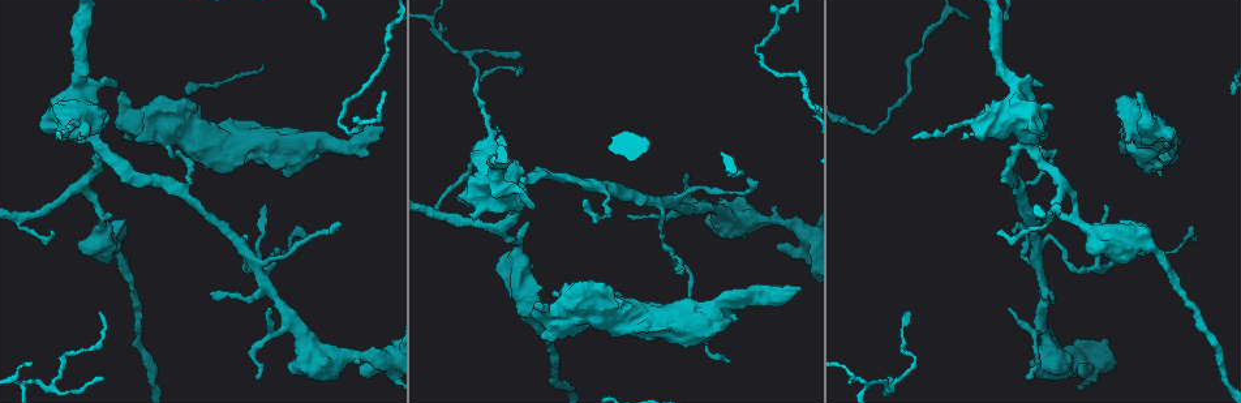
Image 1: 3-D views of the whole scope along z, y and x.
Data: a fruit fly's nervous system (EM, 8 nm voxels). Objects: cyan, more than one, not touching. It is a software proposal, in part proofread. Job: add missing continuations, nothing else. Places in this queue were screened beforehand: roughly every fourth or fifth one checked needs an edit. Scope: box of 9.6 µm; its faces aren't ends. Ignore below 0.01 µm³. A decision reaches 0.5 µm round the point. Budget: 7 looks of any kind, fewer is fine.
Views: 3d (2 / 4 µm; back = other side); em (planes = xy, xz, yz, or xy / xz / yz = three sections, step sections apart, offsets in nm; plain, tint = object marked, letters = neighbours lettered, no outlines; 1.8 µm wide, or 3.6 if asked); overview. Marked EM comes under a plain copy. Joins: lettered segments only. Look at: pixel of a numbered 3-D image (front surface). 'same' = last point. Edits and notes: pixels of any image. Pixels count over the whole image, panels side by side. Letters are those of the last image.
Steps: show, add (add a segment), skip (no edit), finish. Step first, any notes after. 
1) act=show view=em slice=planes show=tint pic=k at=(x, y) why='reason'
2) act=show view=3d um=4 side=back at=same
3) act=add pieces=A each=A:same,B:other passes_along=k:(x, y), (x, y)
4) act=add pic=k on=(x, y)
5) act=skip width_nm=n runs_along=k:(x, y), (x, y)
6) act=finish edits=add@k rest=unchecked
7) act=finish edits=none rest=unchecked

act=show view=em um=3.6 slice=planes show=letters pic=1 at=(725, 325) why='free end'

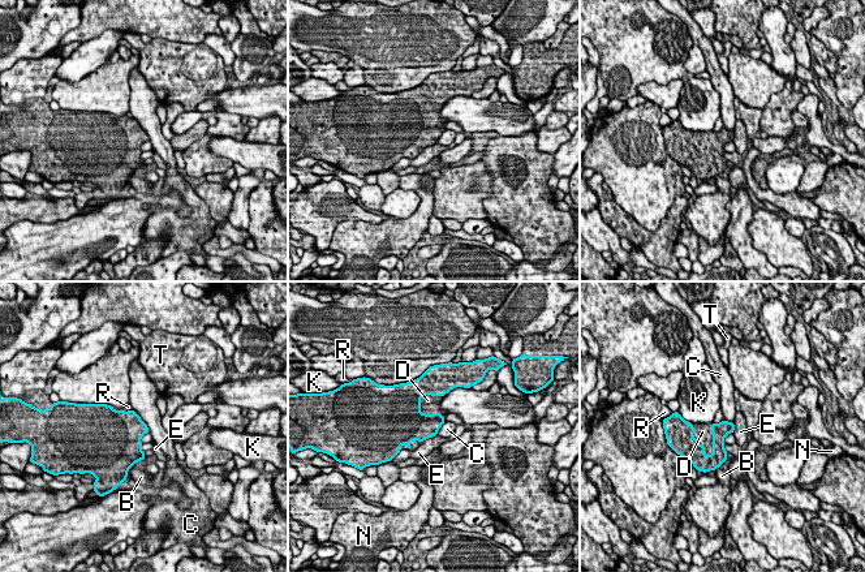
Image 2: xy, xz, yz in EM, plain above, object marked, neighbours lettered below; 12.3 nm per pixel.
act=add pieces=D each=B:other,C:other,D:same,E:other,K:other,N:other,R:other,T:other passes_along=2:(679, 437), (698, 442), (702, 431) found='it goes on there'

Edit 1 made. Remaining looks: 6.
act=show view=overview why='redraw'

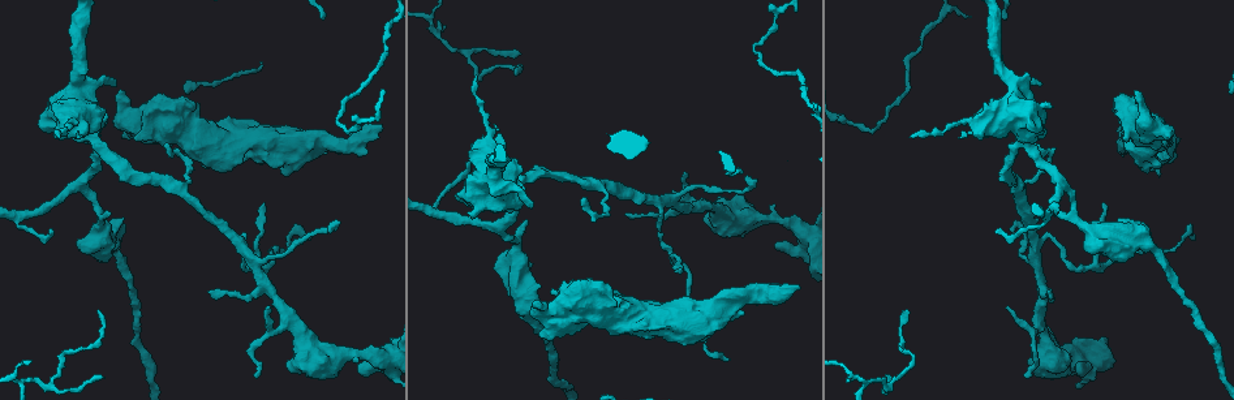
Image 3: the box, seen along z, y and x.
act=show view=3d um=4 pic=3 at=(310, 238)

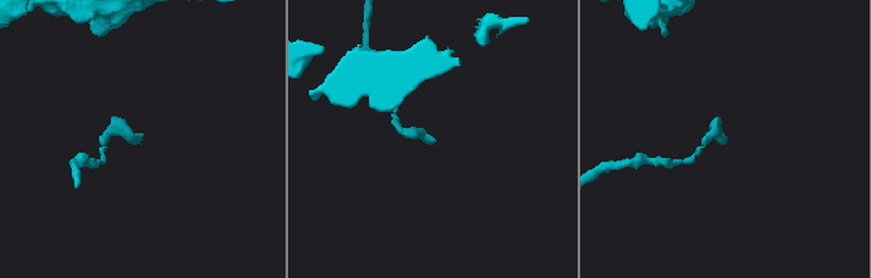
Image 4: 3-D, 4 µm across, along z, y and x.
act=show view=em slice=xz step=16 show=tint pic=4 at=(141, 133)

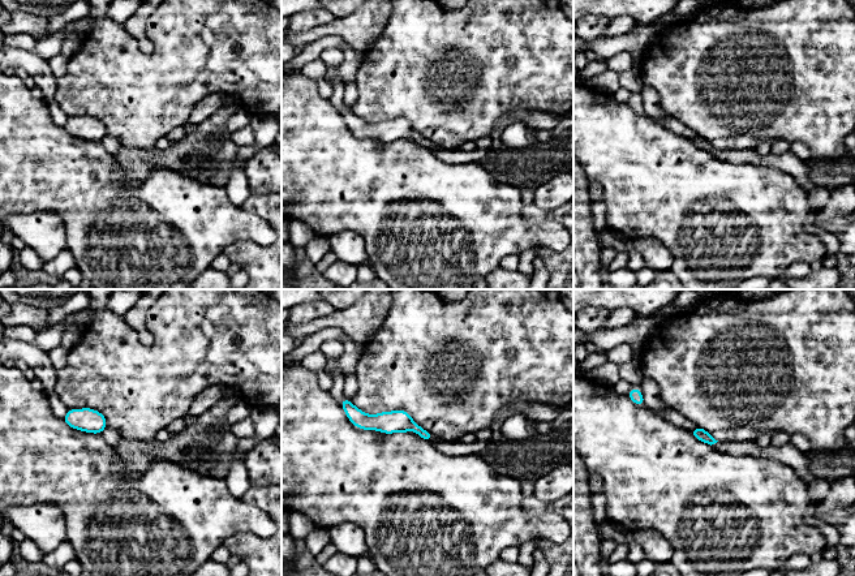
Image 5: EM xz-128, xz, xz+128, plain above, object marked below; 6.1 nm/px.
act=show view=em slice=planes show=letters at=same

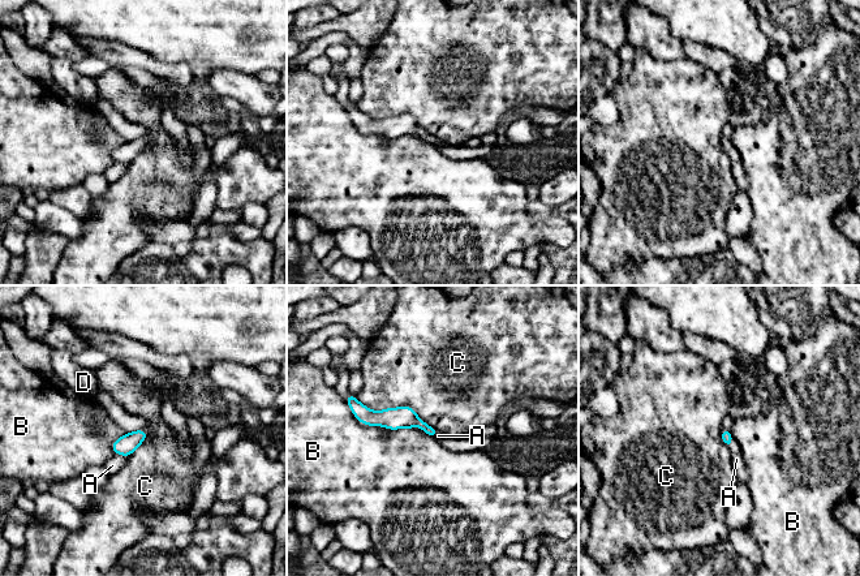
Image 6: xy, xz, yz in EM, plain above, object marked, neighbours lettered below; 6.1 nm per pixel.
act=add pieces=A width_nm=70 longest_contact=C:600nm each=A:same,B:other,C:other,D:other found='it goes on there'

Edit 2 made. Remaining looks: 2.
act=finish edits=add@2,add@6 rest=unchecked

